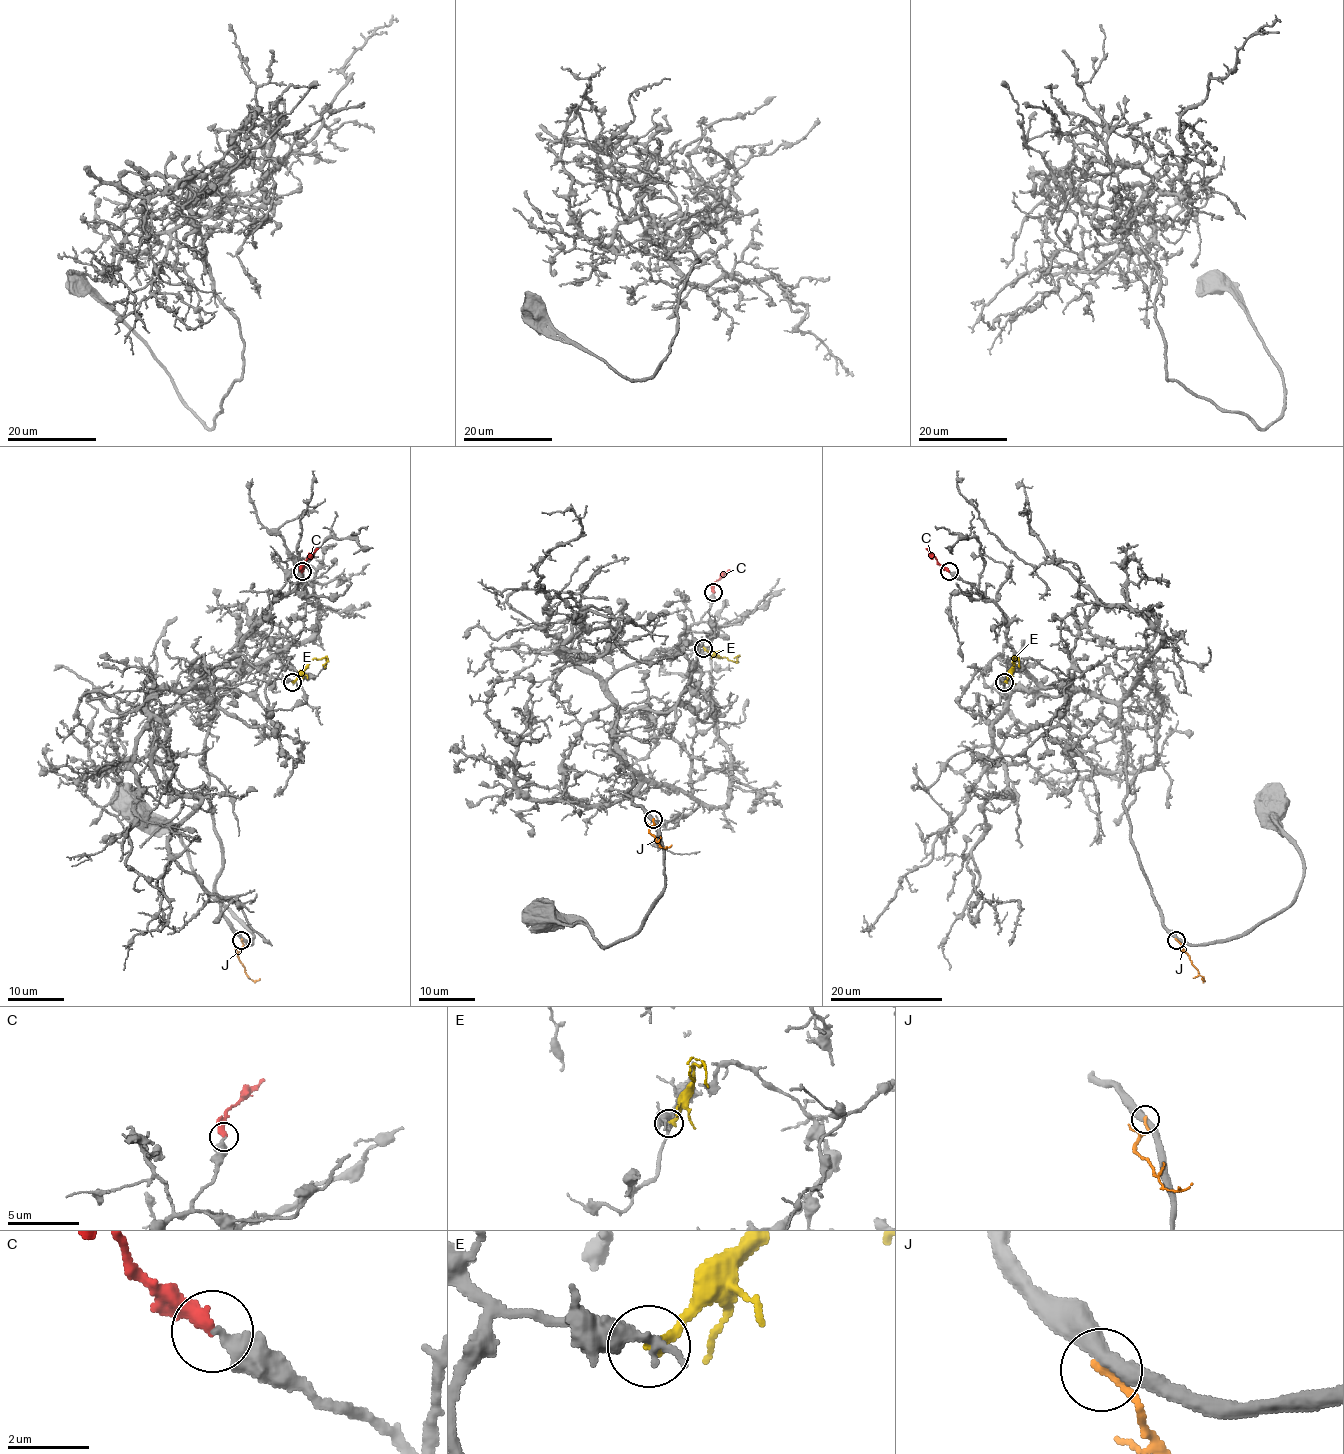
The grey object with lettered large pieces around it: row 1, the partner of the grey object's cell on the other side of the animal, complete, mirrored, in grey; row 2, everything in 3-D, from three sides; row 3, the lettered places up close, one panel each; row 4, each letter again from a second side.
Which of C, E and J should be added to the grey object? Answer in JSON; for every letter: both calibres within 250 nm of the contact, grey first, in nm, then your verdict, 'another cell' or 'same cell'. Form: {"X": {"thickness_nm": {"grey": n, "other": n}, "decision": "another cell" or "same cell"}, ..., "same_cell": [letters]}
{"C": {"thickness_nm": {"grey": 360, "other": 420}, "decision": "same cell"}, "E": {"thickness_nm": {"grey": 240, "other": 240}, "decision": "another cell"}, "J": {"thickness_nm": {"grey": 400, "other": 200}, "decision": "another cell"}, "same_cell": ["C"]}

